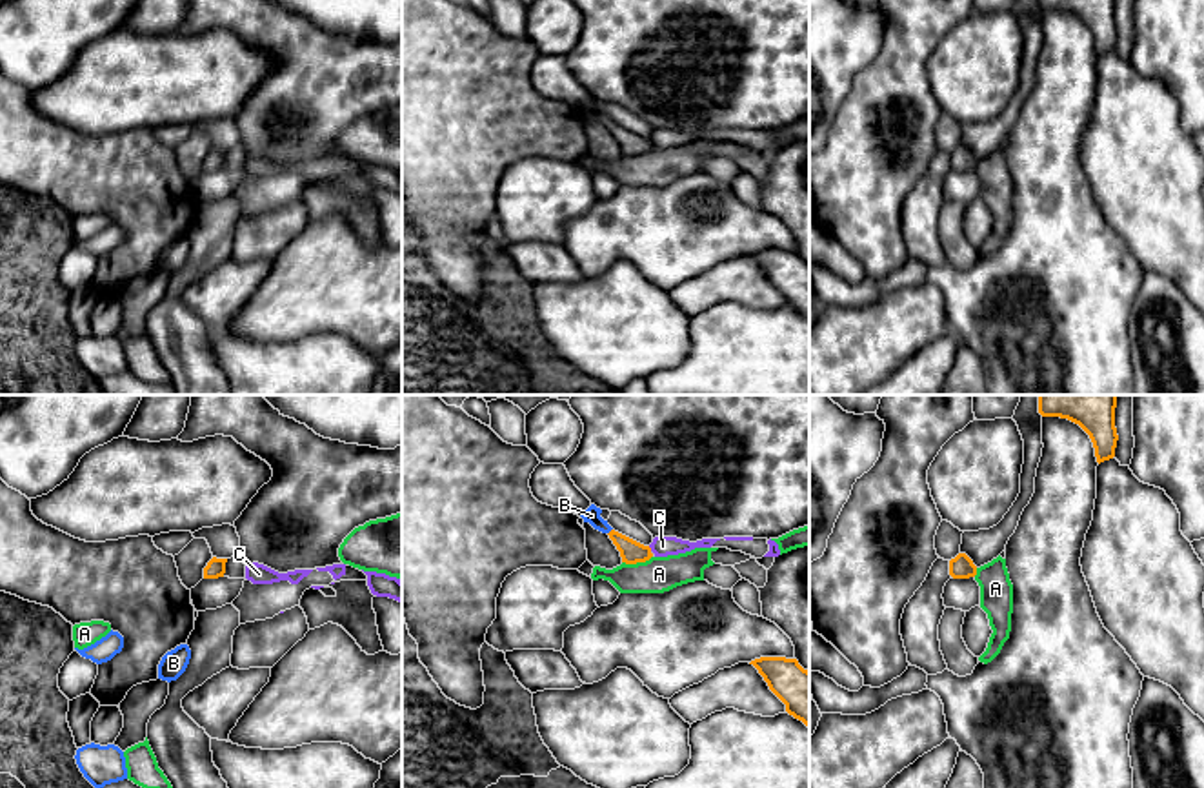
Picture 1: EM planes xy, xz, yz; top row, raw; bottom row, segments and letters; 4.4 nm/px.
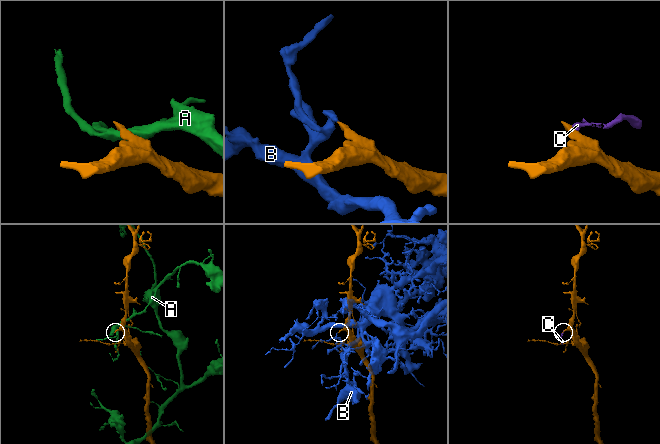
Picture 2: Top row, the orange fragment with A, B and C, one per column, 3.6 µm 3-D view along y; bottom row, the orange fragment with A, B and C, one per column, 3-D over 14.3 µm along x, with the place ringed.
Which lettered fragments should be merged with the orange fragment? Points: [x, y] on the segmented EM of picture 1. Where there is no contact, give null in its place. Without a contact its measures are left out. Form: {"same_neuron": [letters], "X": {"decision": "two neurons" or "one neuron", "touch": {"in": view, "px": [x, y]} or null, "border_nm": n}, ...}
{"same_neuron": [], "A": {"decision": "two neurons", "touch": {"in": "xz", "px": [637, 561]}, "border_nm": 140}, "B": {"decision": "two neurons", "touch": {"in": "xz", "px": [610, 532]}, "border_nm": 40}, "C": {"decision": "two neurons", "touch": {"in": "xz", "px": [650, 548]}, "border_nm": 30}}

